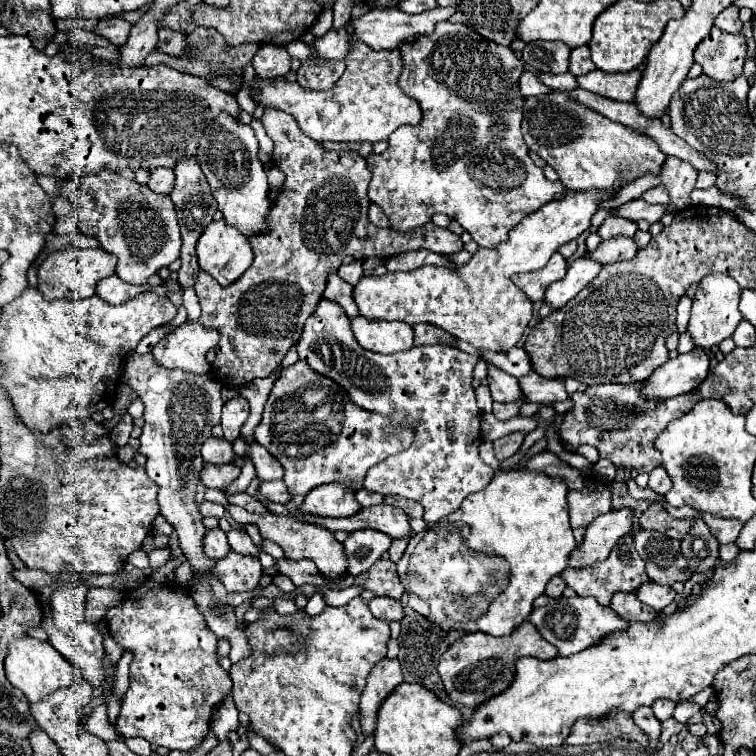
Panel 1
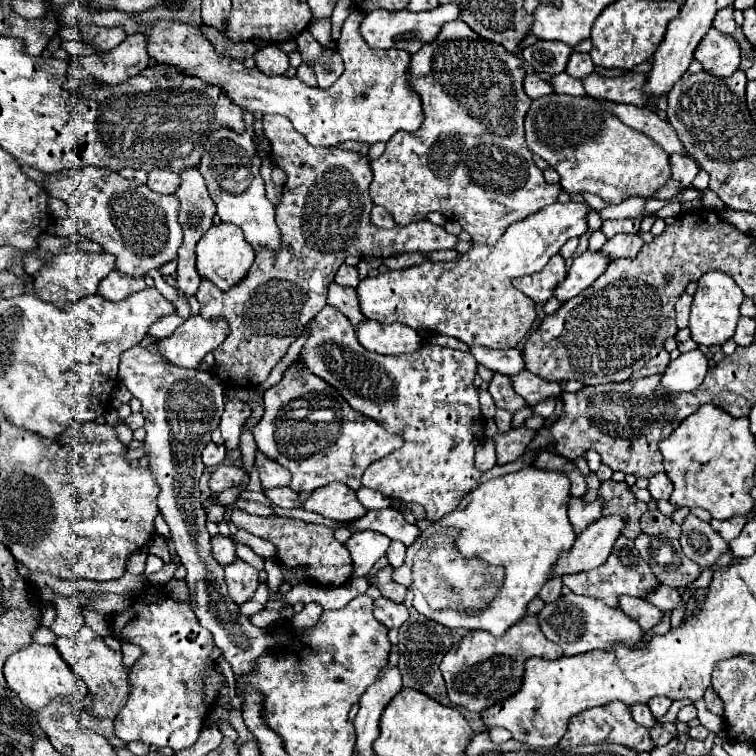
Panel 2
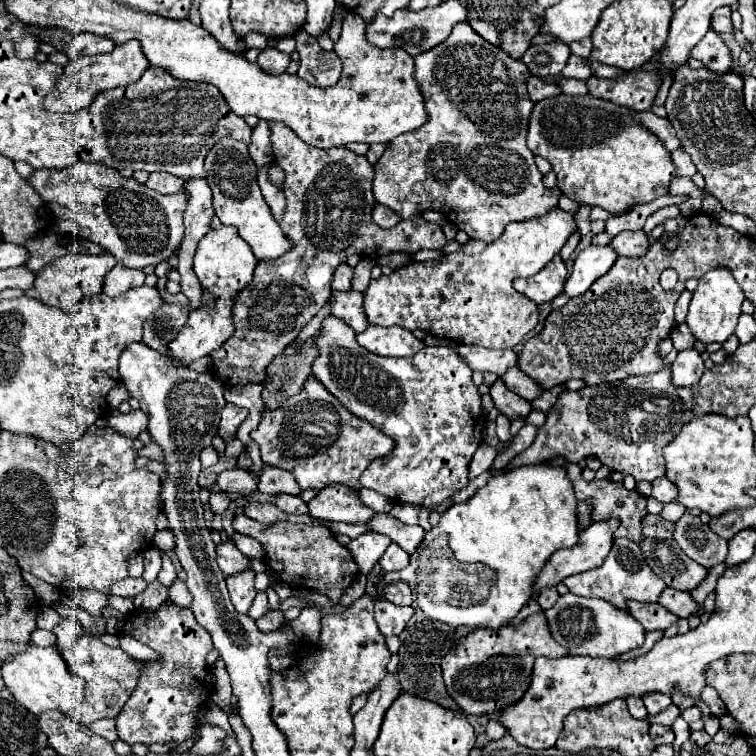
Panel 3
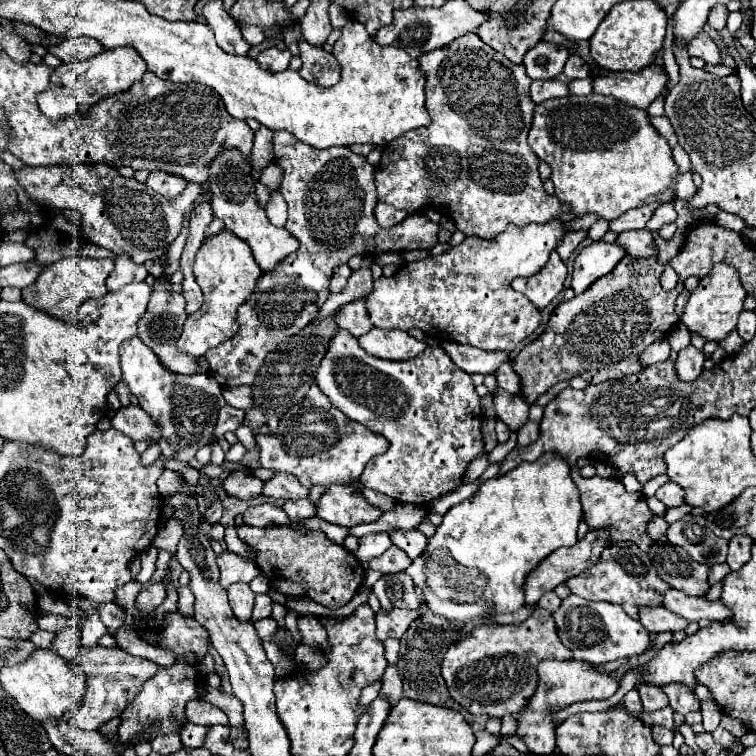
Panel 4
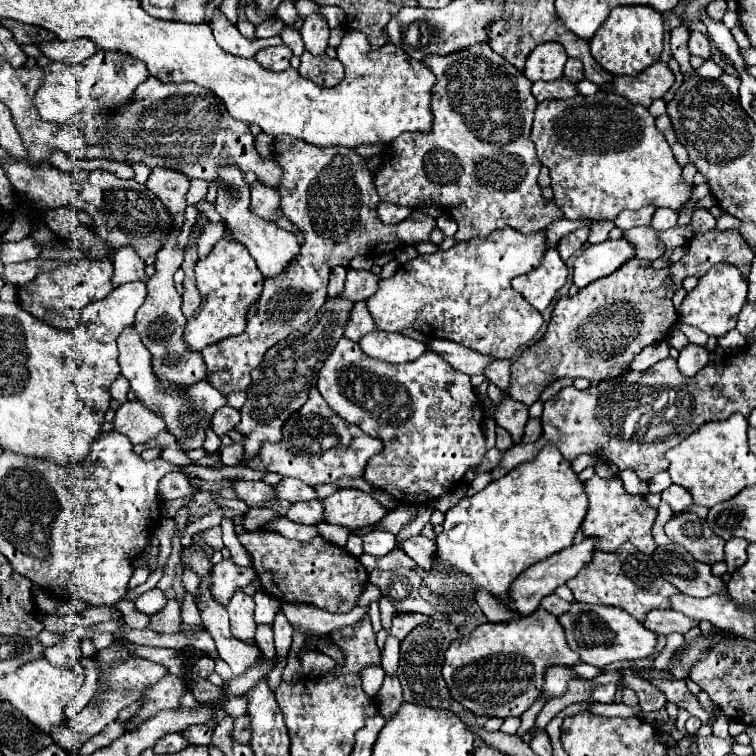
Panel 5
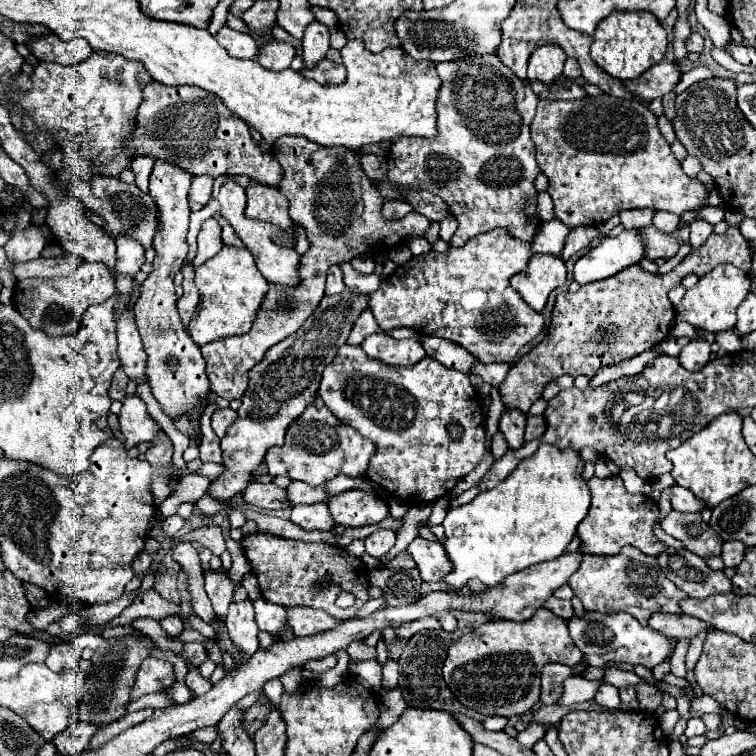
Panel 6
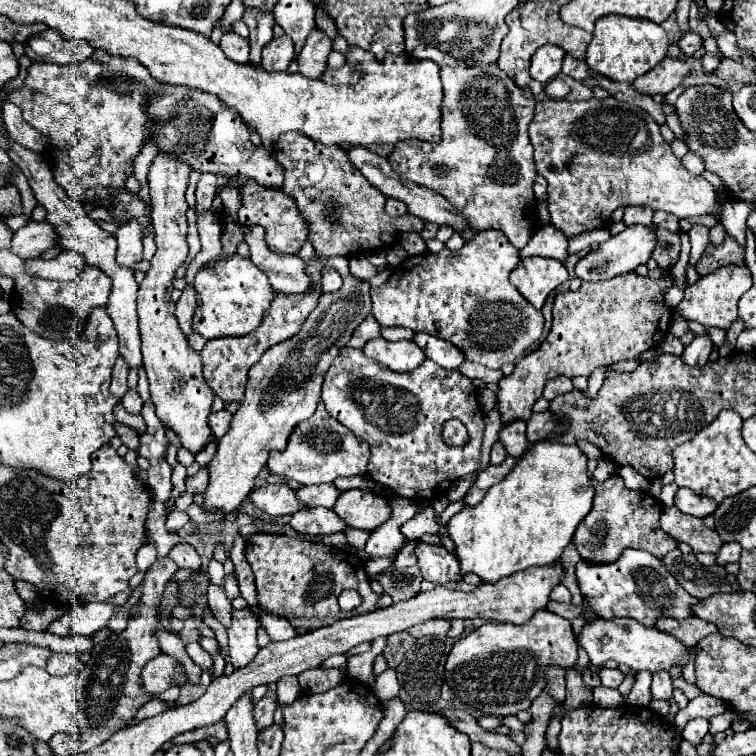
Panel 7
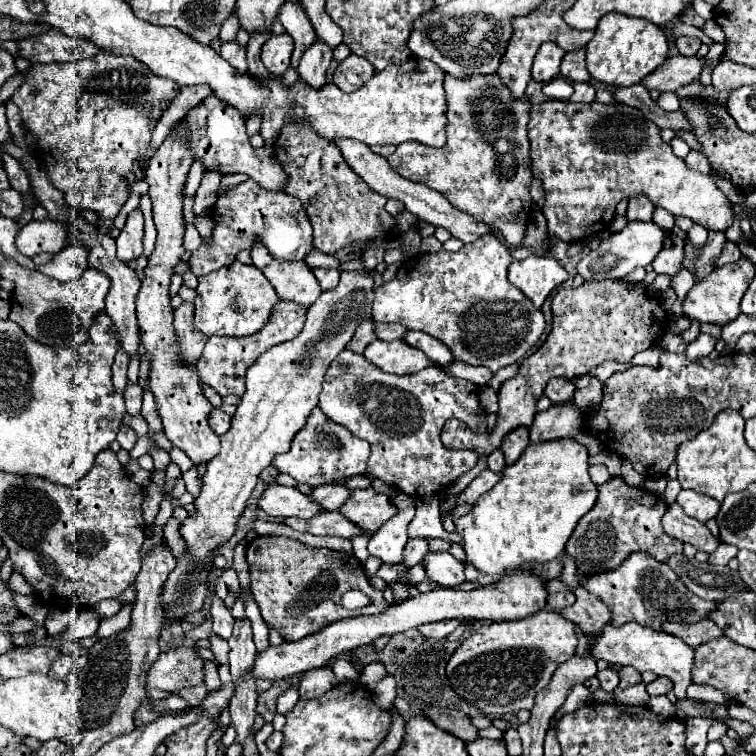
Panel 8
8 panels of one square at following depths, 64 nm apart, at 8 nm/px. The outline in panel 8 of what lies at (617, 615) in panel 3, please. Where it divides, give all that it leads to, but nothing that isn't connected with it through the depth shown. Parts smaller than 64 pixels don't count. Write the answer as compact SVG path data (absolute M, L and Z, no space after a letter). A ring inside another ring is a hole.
M608 624L604 632L594 640L592 654L596 660L606 660L610 664L620 664L620 666L634 666L638 672L650 670L658 676L666 676L674 684L674 694L678 700L686 696L686 688L692 684L692 666L694 666L694 650L684 644L680 638L666 634L666 632L656 632L648 626L640 624L624 624L624 626L614 626Z

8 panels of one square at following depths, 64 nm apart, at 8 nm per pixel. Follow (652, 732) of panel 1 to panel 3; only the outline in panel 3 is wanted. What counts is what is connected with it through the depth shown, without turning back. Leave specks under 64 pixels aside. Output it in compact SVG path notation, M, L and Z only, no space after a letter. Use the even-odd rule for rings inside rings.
M628 696L626 704L628 704L628 710L630 710L630 714L632 714L634 718L638 718L638 720L646 720L648 712L646 712L646 708L644 708L642 698L638 698L638 696Z

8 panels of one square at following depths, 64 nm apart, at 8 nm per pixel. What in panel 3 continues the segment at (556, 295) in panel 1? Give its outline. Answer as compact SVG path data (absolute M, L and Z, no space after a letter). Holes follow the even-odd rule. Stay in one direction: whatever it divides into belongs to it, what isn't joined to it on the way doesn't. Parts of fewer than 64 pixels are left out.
M588 246L578 254L572 266L572 274L564 286L564 294L570 298L576 298L584 294L594 280L604 276L612 264L616 262L618 254L610 246Z

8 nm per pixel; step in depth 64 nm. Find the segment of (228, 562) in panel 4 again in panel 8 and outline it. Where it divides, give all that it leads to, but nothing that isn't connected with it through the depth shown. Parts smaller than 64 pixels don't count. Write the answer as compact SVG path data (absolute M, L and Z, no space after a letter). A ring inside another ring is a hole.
M214 596L214 602L212 602L212 608L210 608L210 614L212 614L212 632L216 636L220 636L222 640L230 640L232 636L232 626L234 626L234 618L230 616L230 610L224 606L224 602Z

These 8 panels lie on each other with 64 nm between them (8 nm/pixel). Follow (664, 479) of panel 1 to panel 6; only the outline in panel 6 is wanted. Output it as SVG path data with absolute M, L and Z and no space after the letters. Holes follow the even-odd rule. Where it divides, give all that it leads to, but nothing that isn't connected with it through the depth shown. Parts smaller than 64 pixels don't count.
M672 486L670 500L672 500L672 508L678 512L702 512L704 508L708 508L708 504L696 500L696 496L692 496L692 492L688 492L682 486Z

